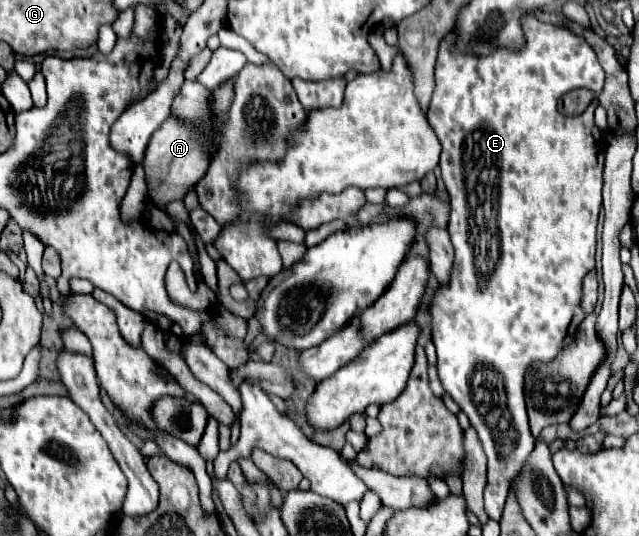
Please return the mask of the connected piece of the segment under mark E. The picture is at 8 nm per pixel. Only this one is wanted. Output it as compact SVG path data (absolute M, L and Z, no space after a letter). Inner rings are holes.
M526 16L522 20L524 34L526 34L526 46L520 52L510 52L510 50L496 50L490 56L466 56L454 48L456 32L450 32L444 42L440 44L438 52L438 62L436 62L436 90L432 94L430 110L428 110L428 122L432 130L436 132L440 144L442 144L442 156L440 156L440 168L442 168L442 178L446 184L446 190L450 194L450 222L448 222L448 232L450 240L454 244L454 264L450 270L450 280L446 284L440 284L432 304L430 304L430 318L432 318L432 342L436 346L438 354L438 376L444 386L444 390L454 398L454 402L468 414L472 426L476 428L484 452L488 456L488 484L484 490L484 508L486 514L494 520L500 520L504 502L508 496L510 480L526 460L526 456L534 450L534 438L530 436L528 428L528 416L526 416L526 404L524 404L524 374L534 362L544 362L550 364L558 356L558 352L564 348L564 338L573 336L574 331L586 317L580 306L580 296L582 296L582 278L586 272L594 270L594 252L596 252L596 222L598 222L598 212L602 206L602 168L605 162L606 140L602 132L594 124L594 108L598 106L598 98L590 102L584 114L566 118L558 112L556 102L562 94L574 90L574 88L588 88L596 96L604 88L604 70L598 64L594 50L586 40L580 36L572 34L566 28L554 26L554 24L544 24L536 20L534 16Z

